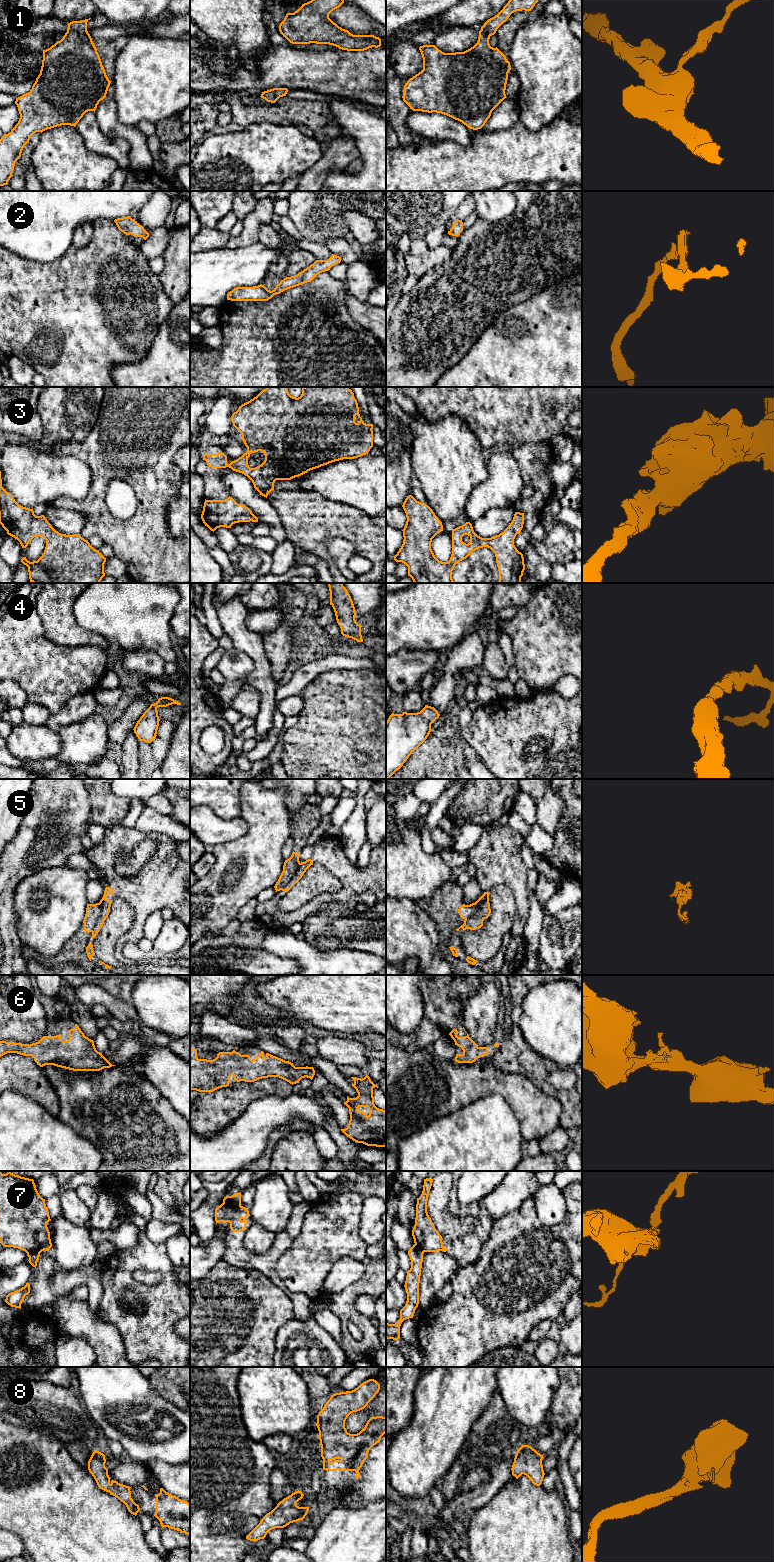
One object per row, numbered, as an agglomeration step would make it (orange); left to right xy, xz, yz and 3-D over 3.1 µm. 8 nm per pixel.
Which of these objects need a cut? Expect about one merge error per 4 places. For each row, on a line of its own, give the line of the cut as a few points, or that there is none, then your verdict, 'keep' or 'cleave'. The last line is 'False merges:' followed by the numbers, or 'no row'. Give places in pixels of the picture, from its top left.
1: cut none; keep
2: cut none; keep
3: cut none; keep
4: cut none; keep
5: cut xy (98, 903), (100, 915), (92, 932); cleave
6: cut none; keep
7: cut xz (223, 1201), (231, 1205), (240, 1206); cleave
8: cut none; keep
False merges: 5, 7

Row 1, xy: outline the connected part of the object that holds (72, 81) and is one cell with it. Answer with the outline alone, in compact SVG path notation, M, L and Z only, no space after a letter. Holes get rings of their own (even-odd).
M85 19L85 20L81 20L81 21L72 21L70 23L68 23L68 29L67 32L65 33L65 35L63 36L63 38L60 41L57 41L54 45L52 45L50 48L43 50L43 60L42 60L42 66L41 66L41 70L40 70L40 74L38 75L38 77L36 78L35 83L32 86L32 89L16 98L15 104L18 107L18 111L20 114L20 118L18 123L15 125L15 127L11 130L10 133L8 134L4 134L1 139L0 139L0 186L4 186L8 184L8 181L10 180L10 178L12 177L12 173L14 170L14 166L15 166L15 162L20 159L21 157L21 153L23 148L25 147L25 145L27 143L29 143L30 137L36 133L36 132L43 132L47 129L51 129L57 126L61 126L61 125L70 125L70 126L76 126L76 124L79 122L79 120L83 117L83 115L88 112L88 111L94 111L97 108L97 105L99 104L99 102L101 100L103 100L106 97L108 88L110 86L111 81L108 79L105 69L102 65L100 56L97 52L97 49L92 41L92 38L90 36L90 34L87 31L87 22L90 20L89 19Z

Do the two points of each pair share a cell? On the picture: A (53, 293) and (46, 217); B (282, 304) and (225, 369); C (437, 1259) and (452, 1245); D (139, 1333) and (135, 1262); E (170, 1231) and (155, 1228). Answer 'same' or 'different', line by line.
A: different
B: same
C: different
D: same
E: same

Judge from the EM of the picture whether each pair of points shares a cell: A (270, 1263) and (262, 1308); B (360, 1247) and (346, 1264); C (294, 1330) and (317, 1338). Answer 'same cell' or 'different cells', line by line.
A: different cells
B: different cells
C: same cell

